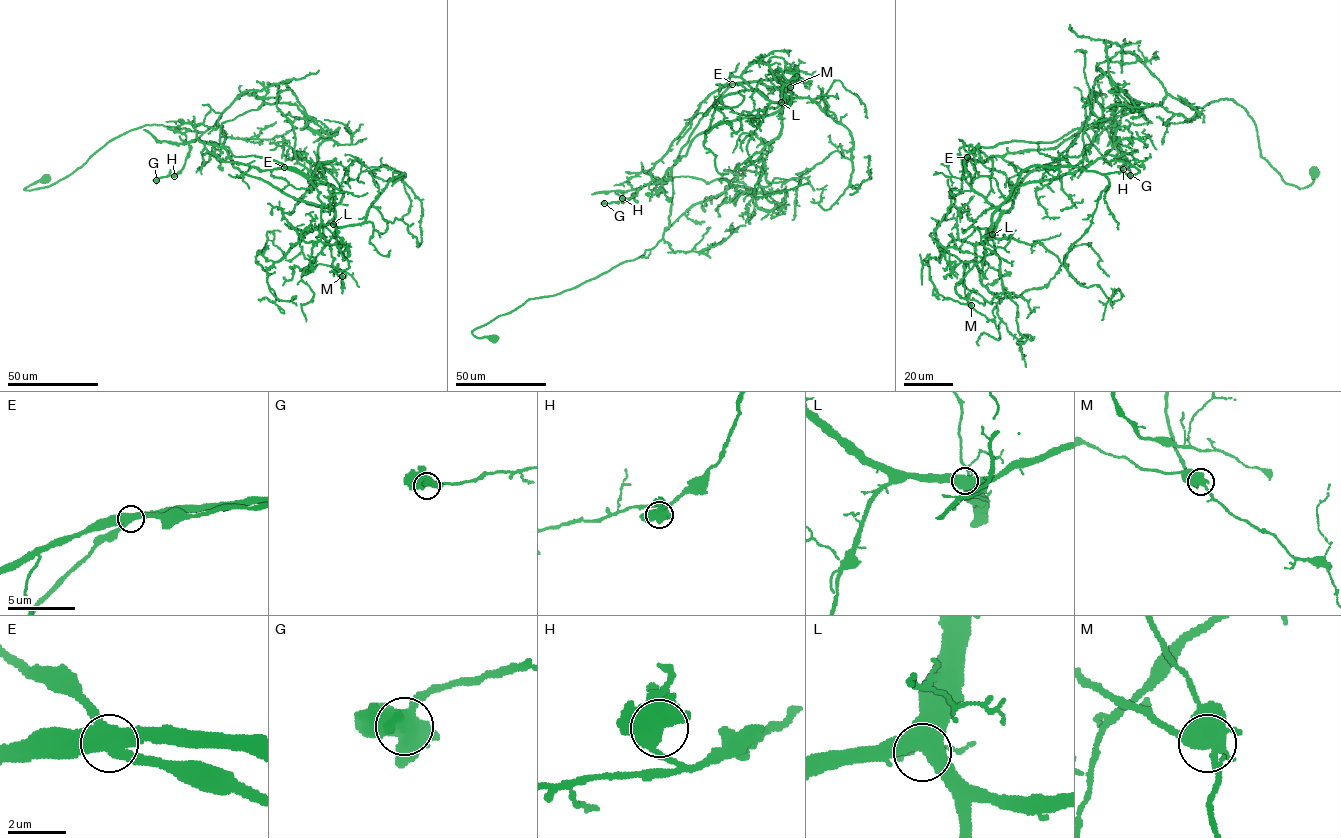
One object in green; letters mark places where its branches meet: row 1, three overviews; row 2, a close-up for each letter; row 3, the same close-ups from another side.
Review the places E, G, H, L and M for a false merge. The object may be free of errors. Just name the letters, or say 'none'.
E

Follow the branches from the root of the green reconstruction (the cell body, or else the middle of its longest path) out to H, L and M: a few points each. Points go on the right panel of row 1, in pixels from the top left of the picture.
H: (1314, 170), (1286, 183), (1233, 99), (1169, 95), (964, 162), (1008, 211), (1107, 119), (1123, 169)
L: (1314, 170), (1286, 183), (1233, 99), (1168, 95), (972, 151), (992, 234)
M: (1314, 170), (1286, 183), (1228, 99), (978, 147), (934, 232), (971, 305)

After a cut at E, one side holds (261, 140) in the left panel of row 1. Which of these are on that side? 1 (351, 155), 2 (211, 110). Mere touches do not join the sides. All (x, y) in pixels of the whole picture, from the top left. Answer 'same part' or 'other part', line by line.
1: other part
2: other part

